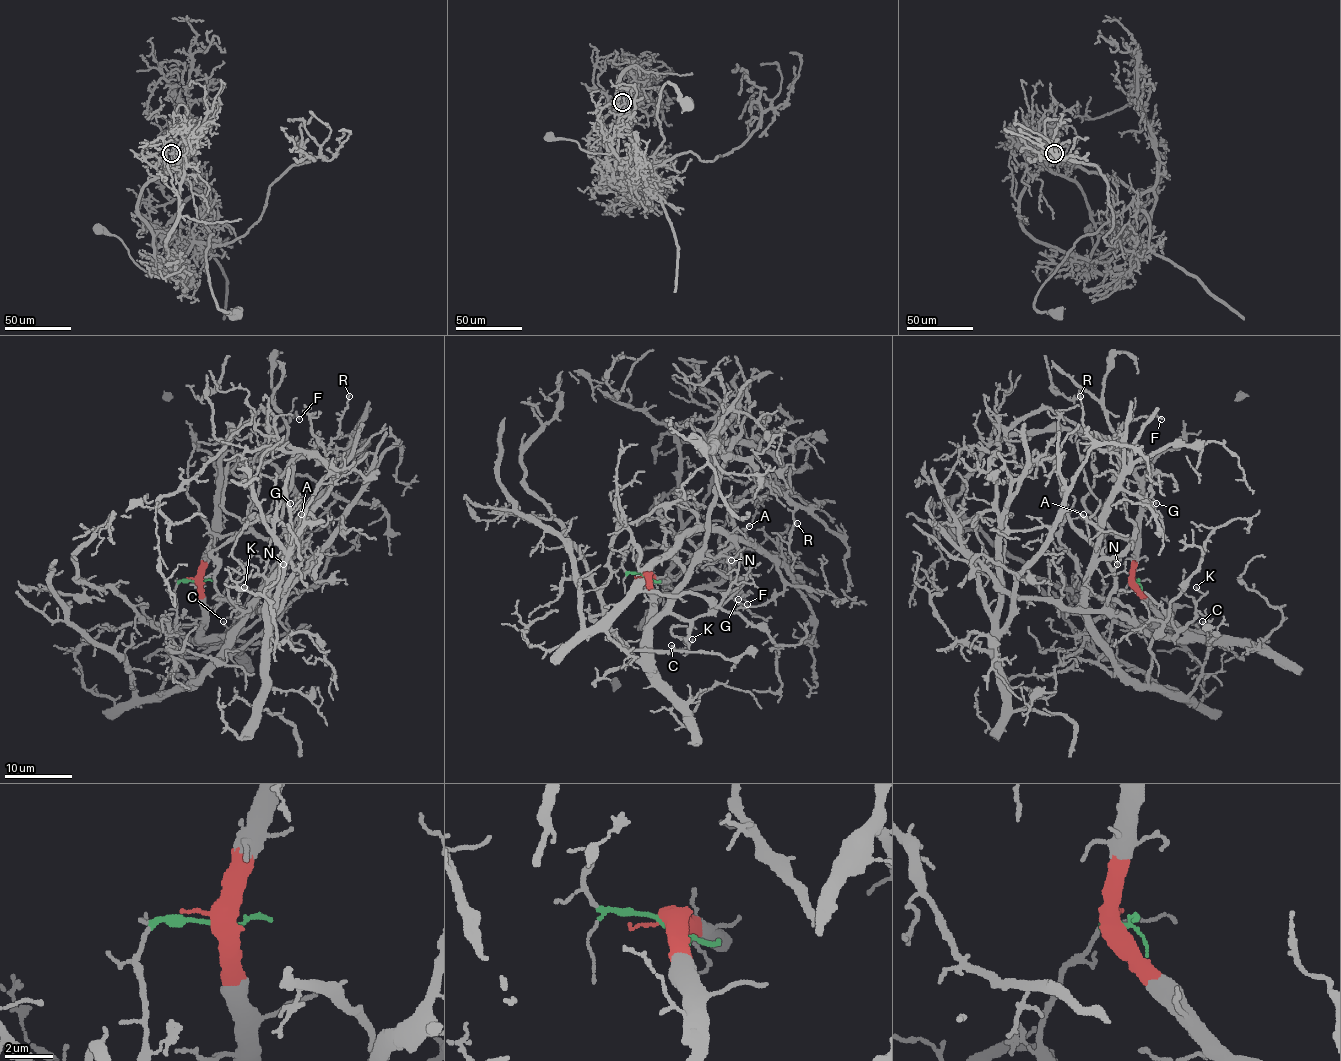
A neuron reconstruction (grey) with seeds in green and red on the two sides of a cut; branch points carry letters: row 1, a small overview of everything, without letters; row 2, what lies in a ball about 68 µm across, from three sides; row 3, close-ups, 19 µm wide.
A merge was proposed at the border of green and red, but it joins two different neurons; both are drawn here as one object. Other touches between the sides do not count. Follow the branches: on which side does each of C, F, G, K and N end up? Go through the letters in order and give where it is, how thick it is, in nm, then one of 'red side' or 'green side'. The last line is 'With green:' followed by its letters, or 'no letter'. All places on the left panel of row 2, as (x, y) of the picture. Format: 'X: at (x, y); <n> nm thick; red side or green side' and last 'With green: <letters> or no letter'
C: at (223, 621); 120 nm thick; green side
F: at (299, 419); 80 nm thick; green side
G: at (290, 503); 110 nm thick; red side
K: at (244, 587); 90 nm thick; red side
N: at (283, 564); 120 nm thick; red side
With green: C, F

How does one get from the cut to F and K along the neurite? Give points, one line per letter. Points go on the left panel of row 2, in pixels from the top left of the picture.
F: (197, 581), (174, 595), (172, 640), (192, 677), (300, 546), (261, 510), (250, 478), (256, 451), (298, 419)
K: (197, 581), (202, 633), (206, 638), (234, 637), (241, 630), (241, 620), (233, 603), (244, 586)

